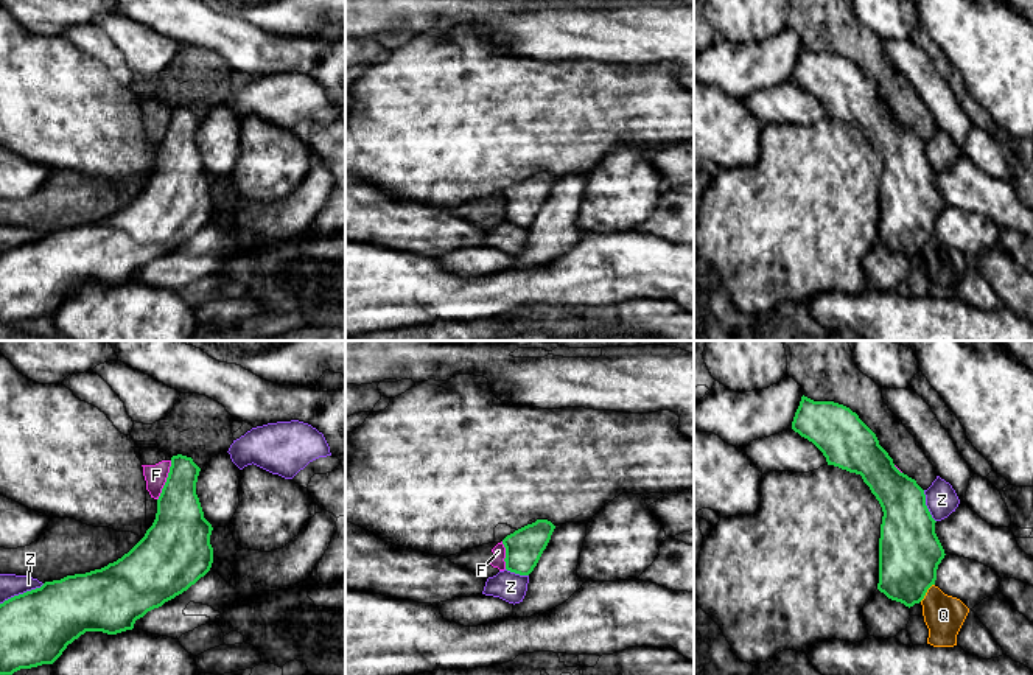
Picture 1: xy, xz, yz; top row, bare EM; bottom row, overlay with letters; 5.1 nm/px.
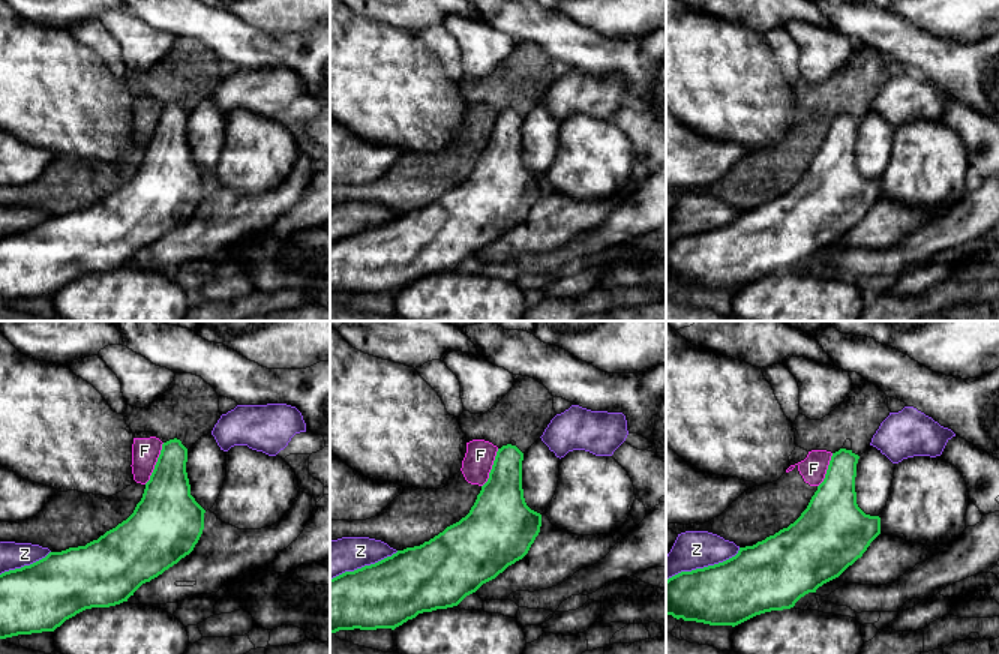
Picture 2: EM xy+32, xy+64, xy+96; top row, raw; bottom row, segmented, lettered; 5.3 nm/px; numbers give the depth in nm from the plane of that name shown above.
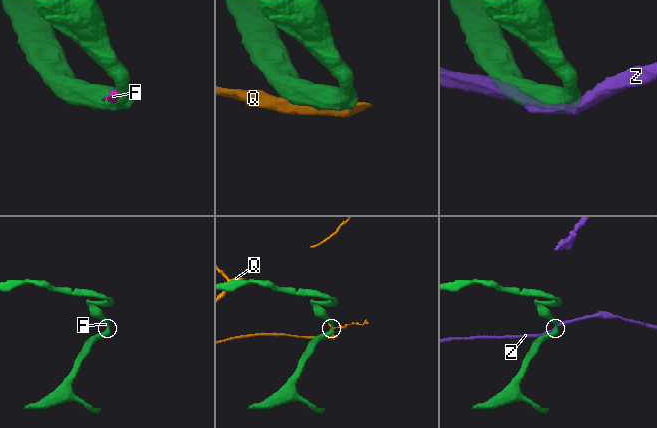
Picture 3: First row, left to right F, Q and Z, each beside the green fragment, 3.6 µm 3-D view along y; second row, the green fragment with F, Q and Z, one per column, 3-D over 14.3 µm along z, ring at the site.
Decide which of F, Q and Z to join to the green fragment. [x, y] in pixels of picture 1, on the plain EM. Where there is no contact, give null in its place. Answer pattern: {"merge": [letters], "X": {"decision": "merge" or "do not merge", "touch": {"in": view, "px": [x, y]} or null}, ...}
{"merge": [], "F": {"decision": "do not merge", "touch": {"in": "xy", "px": [167, 132]}}, "Q": {"decision": "do not merge", "touch": {"in": "yz", "px": [926, 243]}}, "Z": {"decision": "do not merge", "touch": {"in": "yz", "px": [926, 157]}}}

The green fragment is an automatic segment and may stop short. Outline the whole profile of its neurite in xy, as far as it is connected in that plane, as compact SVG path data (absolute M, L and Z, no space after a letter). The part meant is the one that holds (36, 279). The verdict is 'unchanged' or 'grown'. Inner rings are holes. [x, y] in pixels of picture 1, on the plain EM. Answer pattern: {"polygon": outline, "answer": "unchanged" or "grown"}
{"polygon": "M182 106L171 109L170 124L157 151L157 165L152 177L146 182L145 188L117 213L86 226L45 233L40 240L14 247L0 255L0 327L12 327L20 320L53 316L67 297L86 283L117 286L132 282L137 271L182 246L210 222L213 215L213 199L210 196L213 179L204 170L196 146L199 123L201 120L191 109Z", "answer": "unchanged"}

